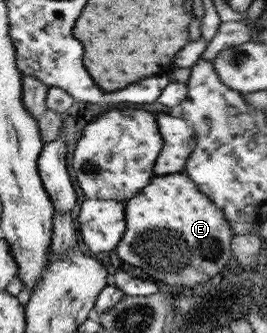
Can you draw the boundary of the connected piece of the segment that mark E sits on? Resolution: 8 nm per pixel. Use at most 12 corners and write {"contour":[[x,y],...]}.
{"contour":[[186,173],[128,203],[118,257],[179,289],[232,257],[224,212]]}

